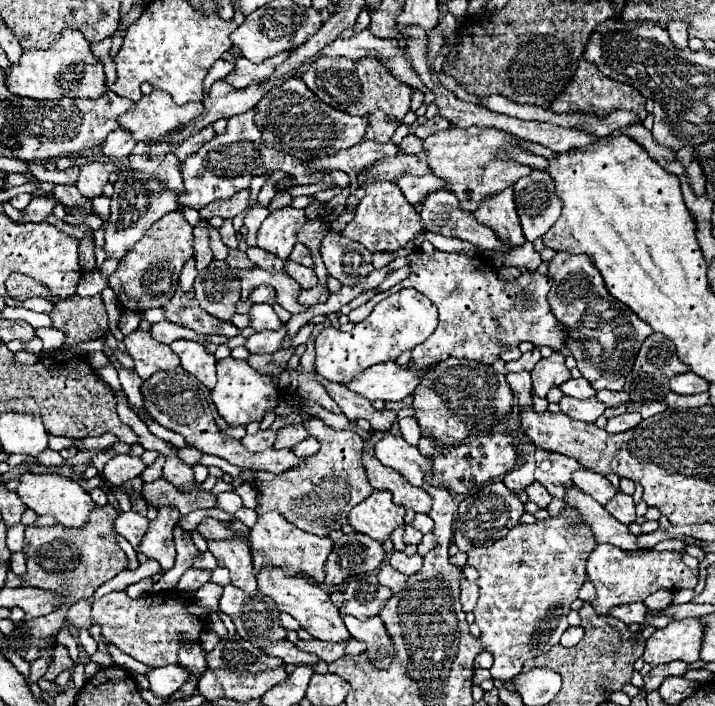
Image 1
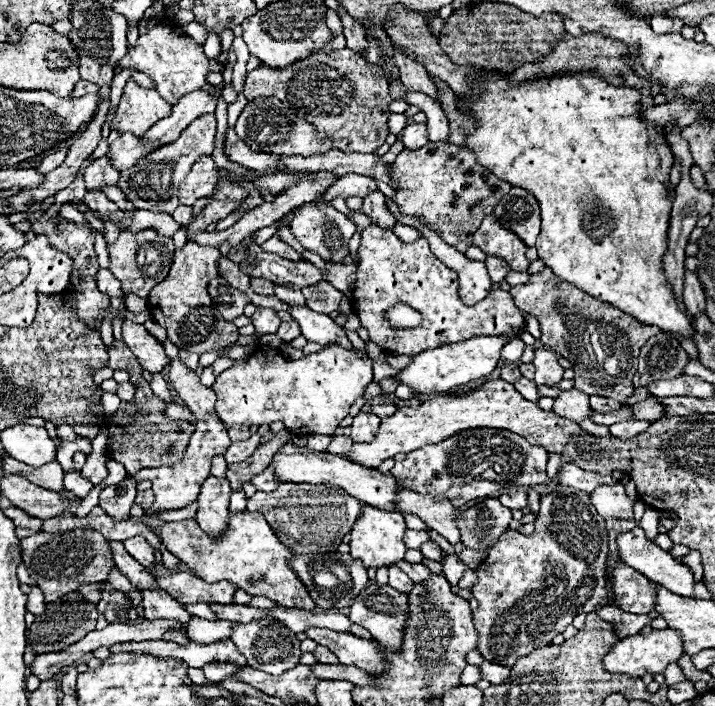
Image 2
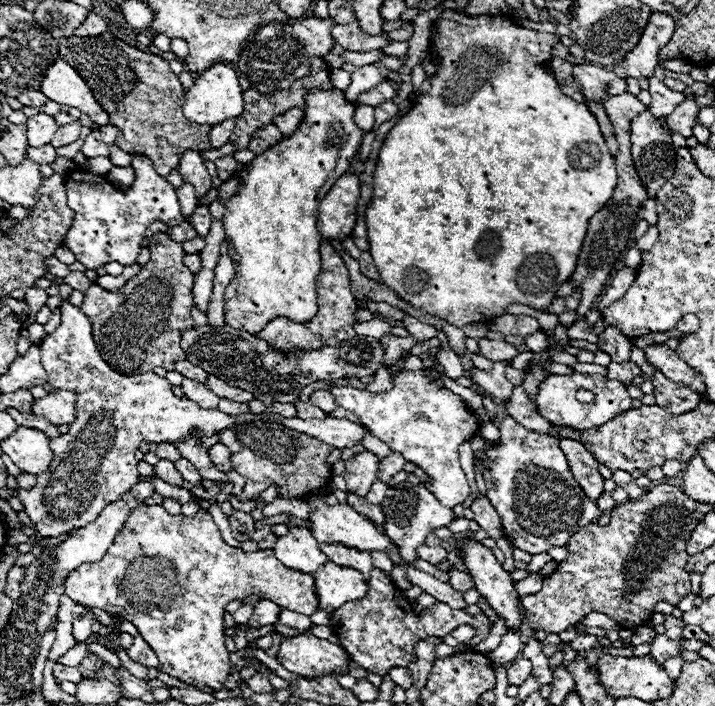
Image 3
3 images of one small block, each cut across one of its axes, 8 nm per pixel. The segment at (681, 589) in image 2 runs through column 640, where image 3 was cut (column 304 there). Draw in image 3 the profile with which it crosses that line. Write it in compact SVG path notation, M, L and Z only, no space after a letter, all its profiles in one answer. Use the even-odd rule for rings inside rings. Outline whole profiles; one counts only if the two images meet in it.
M290 528L286 536L280 536L274 552L286 568L294 568L304 574L314 574L326 564L326 556L318 550L318 542L306 528Z

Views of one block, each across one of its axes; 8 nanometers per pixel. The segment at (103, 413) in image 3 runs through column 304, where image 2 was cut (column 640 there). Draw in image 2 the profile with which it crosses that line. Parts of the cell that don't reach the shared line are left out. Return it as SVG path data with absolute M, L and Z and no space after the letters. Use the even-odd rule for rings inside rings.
M626 420L626 422L616 422L610 426L610 434L618 436L620 440L630 440L638 434L642 434L646 428L650 426L650 422L646 420Z

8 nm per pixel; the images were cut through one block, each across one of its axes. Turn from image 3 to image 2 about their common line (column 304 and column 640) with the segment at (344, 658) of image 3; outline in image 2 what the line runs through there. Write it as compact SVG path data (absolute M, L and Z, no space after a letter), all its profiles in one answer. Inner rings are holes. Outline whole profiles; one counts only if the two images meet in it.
M652 630L650 634L636 634L622 638L604 658L604 668L610 674L626 674L626 676L644 676L644 674L662 674L668 664L678 662L678 658L684 654L682 640L676 630ZM626 666L630 666L630 672L626 672Z

